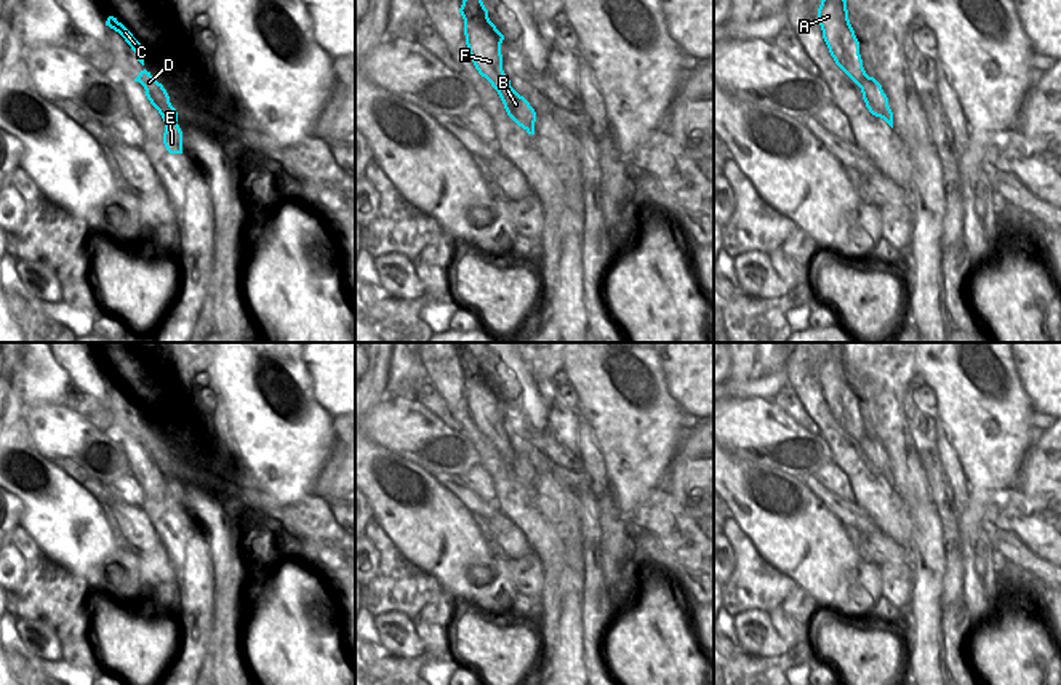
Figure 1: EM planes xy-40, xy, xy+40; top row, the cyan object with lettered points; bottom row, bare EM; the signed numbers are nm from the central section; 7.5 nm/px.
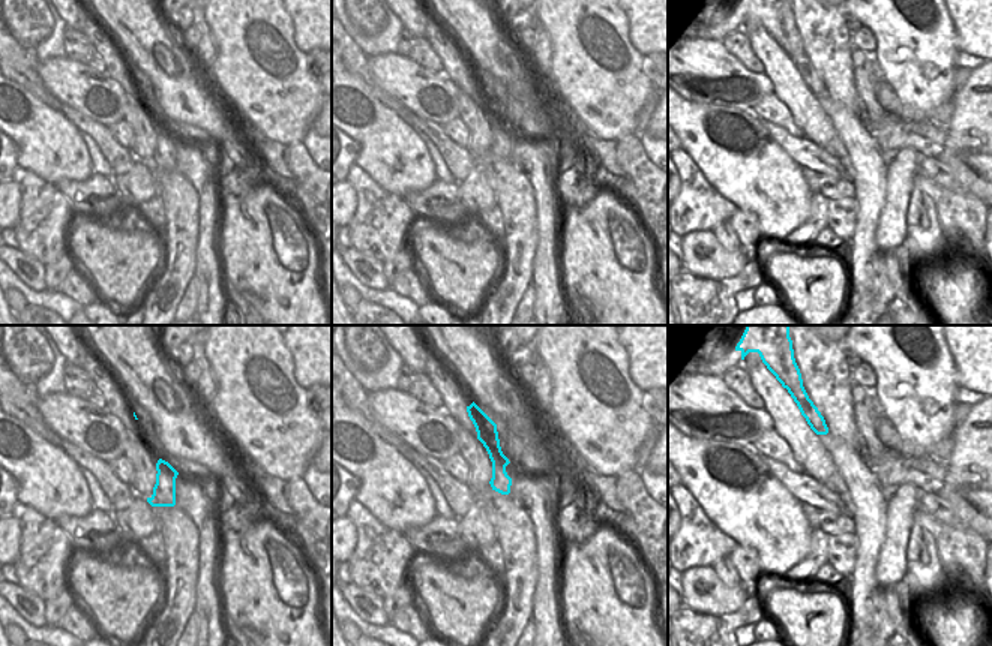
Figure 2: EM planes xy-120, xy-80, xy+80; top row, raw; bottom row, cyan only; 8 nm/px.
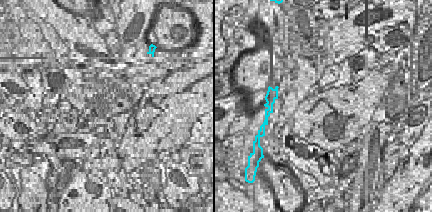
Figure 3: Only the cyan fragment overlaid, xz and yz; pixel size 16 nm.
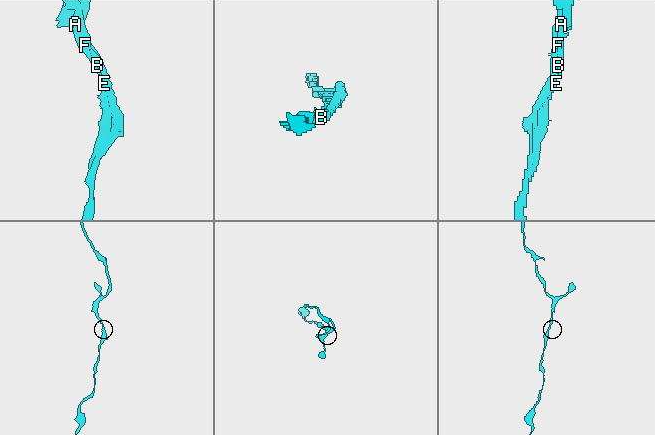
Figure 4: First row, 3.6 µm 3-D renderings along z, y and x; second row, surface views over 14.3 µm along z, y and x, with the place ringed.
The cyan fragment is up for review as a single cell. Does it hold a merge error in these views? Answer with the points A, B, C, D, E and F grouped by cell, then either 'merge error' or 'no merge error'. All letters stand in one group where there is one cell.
A B C D E F | no merge error

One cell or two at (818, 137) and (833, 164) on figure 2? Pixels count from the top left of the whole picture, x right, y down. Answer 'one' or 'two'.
two

